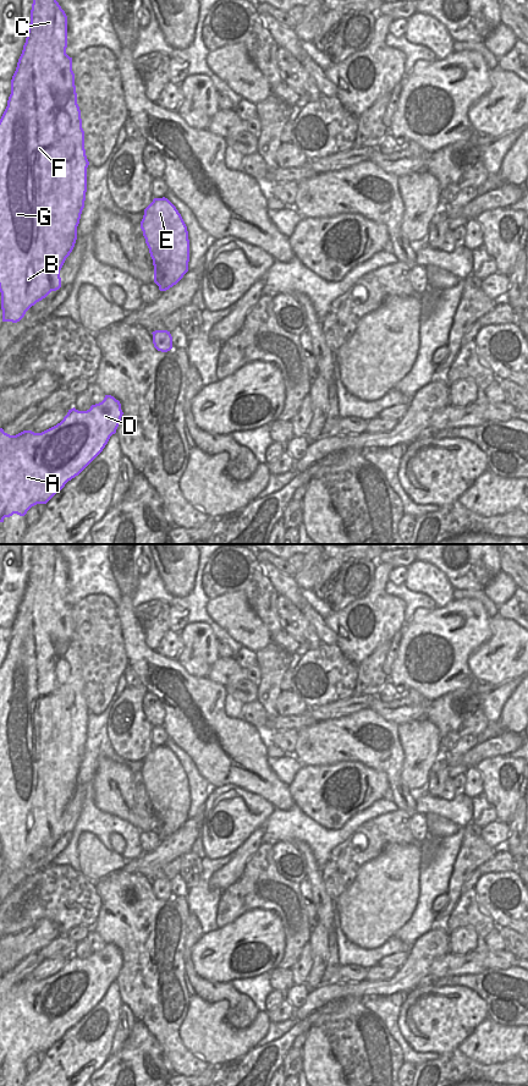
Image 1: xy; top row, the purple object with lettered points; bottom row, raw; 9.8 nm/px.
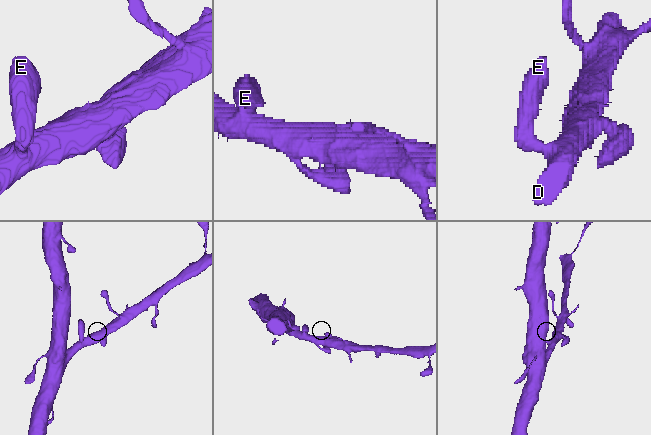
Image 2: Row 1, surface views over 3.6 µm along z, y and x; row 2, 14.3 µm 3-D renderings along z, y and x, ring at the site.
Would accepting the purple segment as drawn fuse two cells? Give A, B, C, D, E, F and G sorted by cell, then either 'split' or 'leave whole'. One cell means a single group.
groups A B C D E F G; leave whole

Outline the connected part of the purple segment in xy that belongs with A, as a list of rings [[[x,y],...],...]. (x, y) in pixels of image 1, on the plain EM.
[[[105,943],[101,950],[92,953],[87,959],[78,959],[75,955],[68,958],[60,971],[42,981],[23,978],[10,983],[0,976],[0,1070],[13,1062],[24,1064],[37,1052],[46,1052],[103,999],[110,984],[116,981],[122,962],[120,949]]]

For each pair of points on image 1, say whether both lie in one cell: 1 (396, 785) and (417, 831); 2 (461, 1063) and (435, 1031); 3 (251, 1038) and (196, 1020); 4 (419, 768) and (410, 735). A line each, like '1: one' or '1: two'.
1: two
2: two
3: one
4: one

